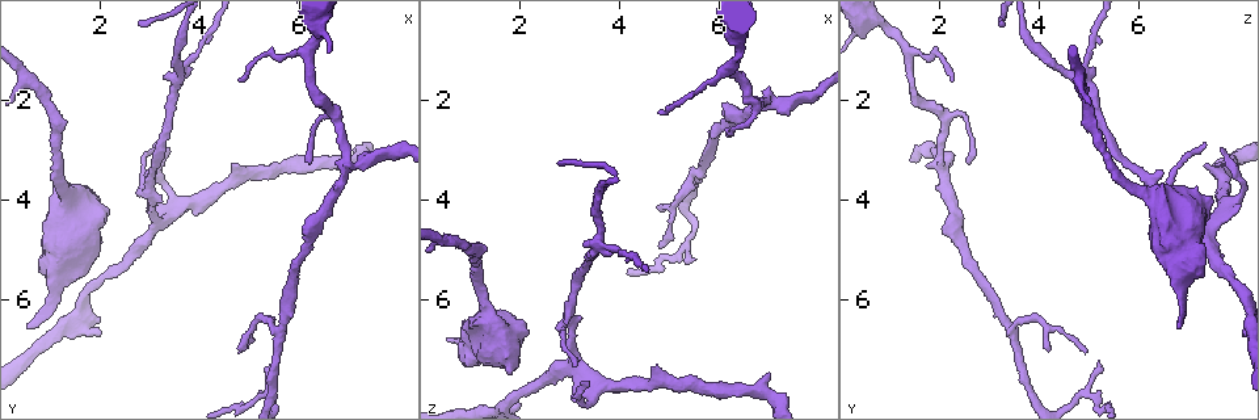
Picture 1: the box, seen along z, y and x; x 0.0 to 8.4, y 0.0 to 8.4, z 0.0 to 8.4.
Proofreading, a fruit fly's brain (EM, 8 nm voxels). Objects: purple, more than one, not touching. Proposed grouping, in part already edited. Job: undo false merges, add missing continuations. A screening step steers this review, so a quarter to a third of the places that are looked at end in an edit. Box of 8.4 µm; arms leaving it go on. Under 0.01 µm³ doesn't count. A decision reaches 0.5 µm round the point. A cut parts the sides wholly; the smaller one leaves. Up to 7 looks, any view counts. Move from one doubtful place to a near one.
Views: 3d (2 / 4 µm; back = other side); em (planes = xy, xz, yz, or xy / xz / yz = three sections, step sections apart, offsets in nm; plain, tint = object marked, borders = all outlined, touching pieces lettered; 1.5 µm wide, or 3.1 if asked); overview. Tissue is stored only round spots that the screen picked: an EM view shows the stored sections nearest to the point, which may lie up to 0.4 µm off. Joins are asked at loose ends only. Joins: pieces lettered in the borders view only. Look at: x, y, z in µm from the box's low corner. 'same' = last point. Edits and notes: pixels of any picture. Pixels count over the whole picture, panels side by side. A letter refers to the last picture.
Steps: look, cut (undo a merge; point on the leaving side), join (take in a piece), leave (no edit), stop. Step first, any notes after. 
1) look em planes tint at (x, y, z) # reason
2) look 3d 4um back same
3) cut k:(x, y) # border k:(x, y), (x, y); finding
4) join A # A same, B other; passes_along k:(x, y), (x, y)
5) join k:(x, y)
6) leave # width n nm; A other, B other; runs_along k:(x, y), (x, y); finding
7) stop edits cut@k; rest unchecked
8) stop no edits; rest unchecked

look 3d 2um at (0.50, 6.60, 6.80) # tapers out

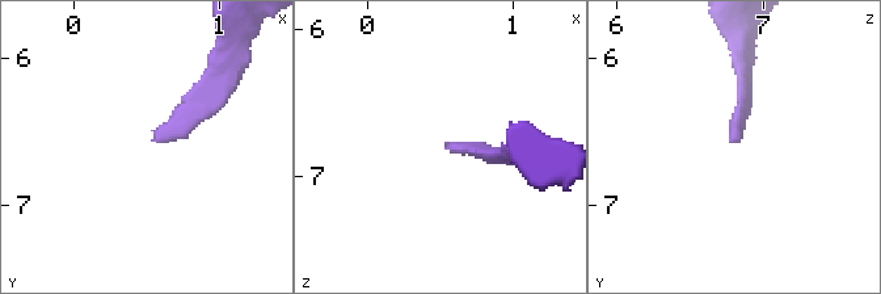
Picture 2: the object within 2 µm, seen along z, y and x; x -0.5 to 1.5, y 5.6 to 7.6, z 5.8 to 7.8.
look em planes borders at (0.54, 6.56, 6.80)

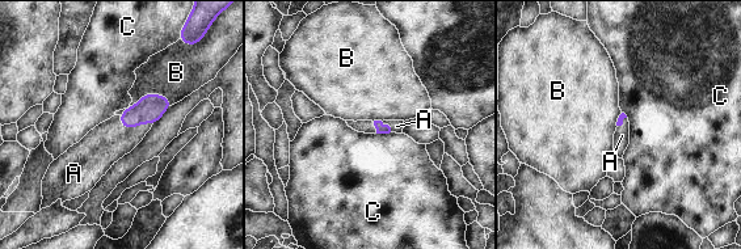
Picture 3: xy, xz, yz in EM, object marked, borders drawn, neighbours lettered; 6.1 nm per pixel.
join A # longest_contact B 260 nm; A same, B other, C other; passes_along 3:(150, 109), (133, 126), (106, 143); it goes on there

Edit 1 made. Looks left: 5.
look overview

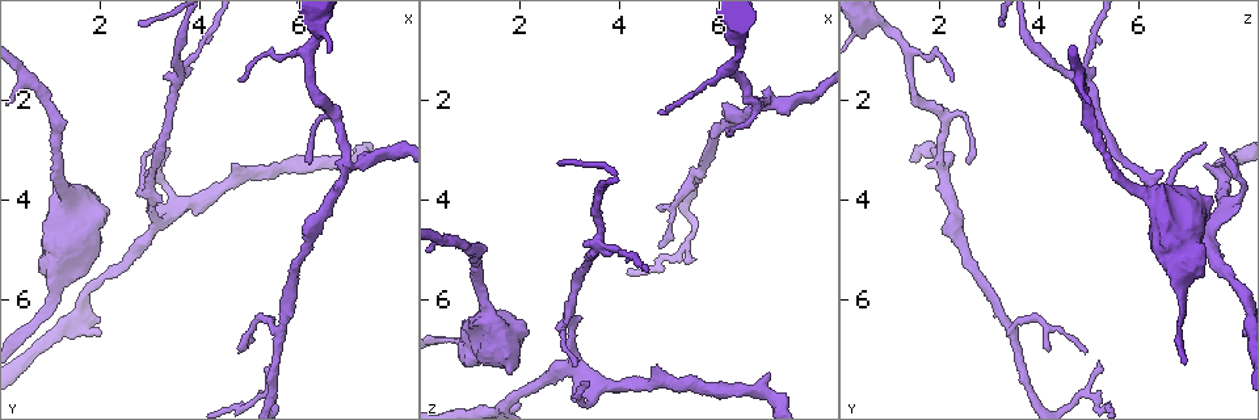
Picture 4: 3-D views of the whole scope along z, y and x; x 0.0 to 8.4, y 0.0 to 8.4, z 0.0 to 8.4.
look em xz step 8 borders at (3.60, 1.60, 4.80)

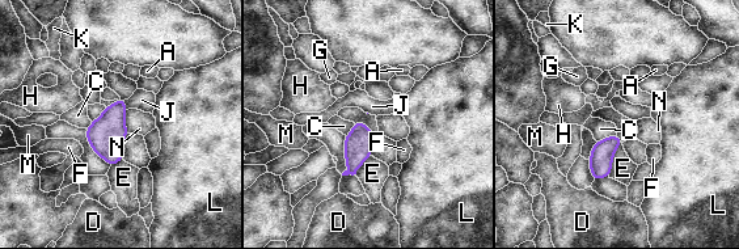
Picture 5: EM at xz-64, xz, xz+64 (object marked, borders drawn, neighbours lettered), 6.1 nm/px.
leave # A other, C other, D other, E other, F other, G other, H other, J other, K other, L other, M other, N other; one cell here

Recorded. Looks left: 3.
look em planes borders at (6.90, 3.30, 2.05) # sharp bend

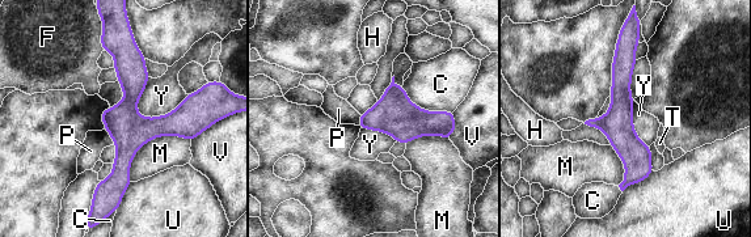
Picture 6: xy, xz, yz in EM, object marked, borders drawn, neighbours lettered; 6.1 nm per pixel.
leave # width 190 nm; C other, F other, H other, M other, P other, T other, U other, V other, Y other; border 6:(188, 94), (161, 115), (135, 110); one cell here

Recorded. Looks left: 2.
stop edits join@3; rest unchecked

